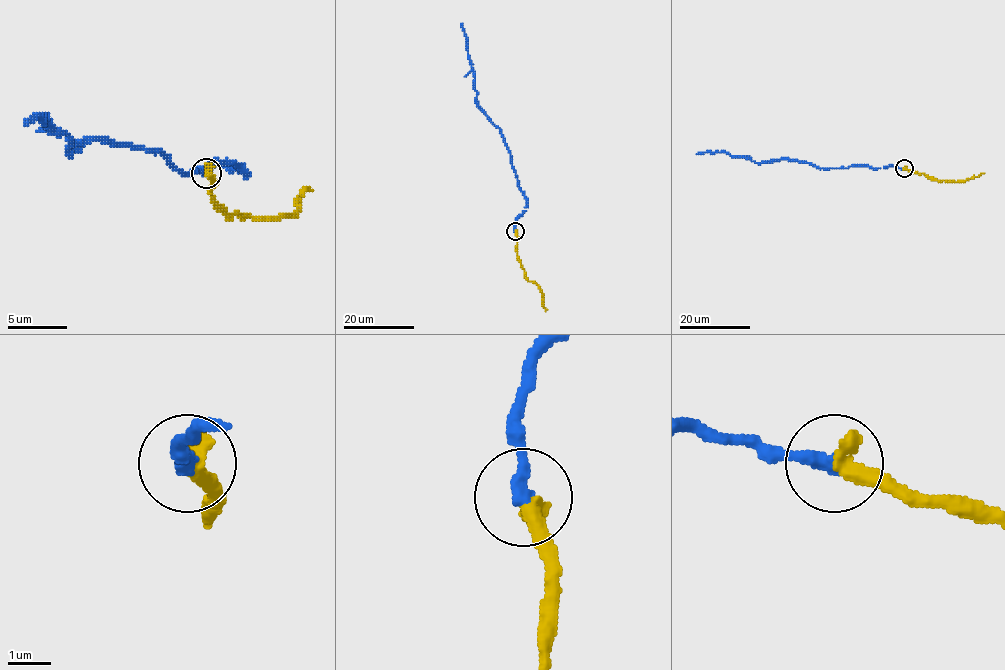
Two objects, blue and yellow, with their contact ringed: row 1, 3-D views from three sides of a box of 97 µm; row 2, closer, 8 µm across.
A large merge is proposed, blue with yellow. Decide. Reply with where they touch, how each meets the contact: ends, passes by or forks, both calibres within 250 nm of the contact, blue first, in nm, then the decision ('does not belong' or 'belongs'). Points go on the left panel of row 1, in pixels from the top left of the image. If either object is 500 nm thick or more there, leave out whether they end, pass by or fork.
(206, 173) | blue ends | yellow ends | 360/480 nm | belongs

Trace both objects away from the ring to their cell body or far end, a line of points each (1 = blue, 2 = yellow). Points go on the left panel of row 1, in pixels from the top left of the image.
1: (205, 172), (244, 172), (182, 172), (158, 152), (98, 140), (69, 155), (69, 137), (45, 116), (24, 122)
2: (205, 172), (211, 181), (217, 205), (226, 214), (283, 217), (297, 208), (309, 190)

